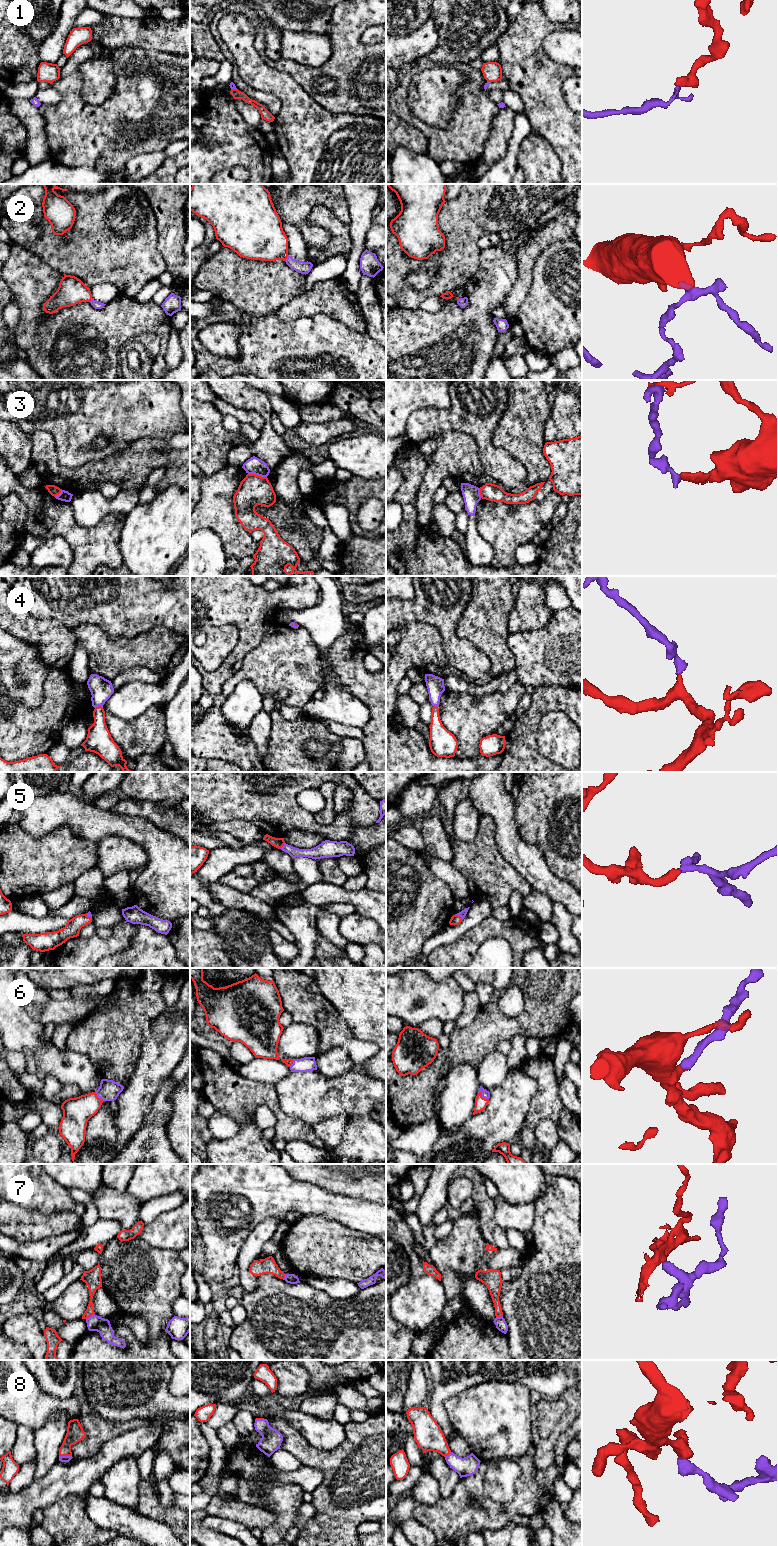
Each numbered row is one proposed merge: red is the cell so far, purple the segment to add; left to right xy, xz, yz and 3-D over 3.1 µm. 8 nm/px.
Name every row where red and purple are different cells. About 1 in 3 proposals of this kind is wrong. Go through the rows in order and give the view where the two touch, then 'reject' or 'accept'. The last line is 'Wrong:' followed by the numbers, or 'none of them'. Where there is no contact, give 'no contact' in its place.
1: contact in xz; reject
2: contact in xz; accept
3: contact in xz; reject
4: contact in xy; accept
5: contact in yz; accept
6: contact in yz; accept
7: contact in xy; reject
8: contact in xy; accept
Wrong: 1, 3, 7

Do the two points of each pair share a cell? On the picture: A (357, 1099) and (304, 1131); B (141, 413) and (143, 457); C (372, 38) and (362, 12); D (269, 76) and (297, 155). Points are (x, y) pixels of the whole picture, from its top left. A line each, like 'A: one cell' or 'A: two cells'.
A: two cells
B: two cells
C: two cells
D: one cell

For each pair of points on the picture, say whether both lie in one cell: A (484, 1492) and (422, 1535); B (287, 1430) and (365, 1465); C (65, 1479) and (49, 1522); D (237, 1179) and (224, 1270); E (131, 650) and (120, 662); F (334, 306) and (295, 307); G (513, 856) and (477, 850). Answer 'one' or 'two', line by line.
A: two
B: one
C: two
D: one
E: one
F: one
G: two

